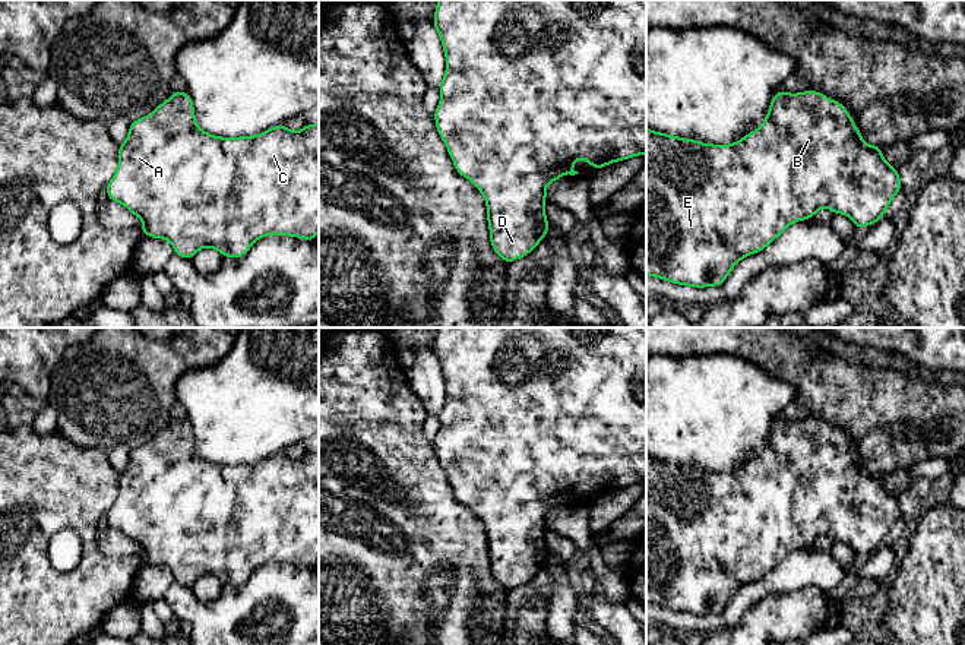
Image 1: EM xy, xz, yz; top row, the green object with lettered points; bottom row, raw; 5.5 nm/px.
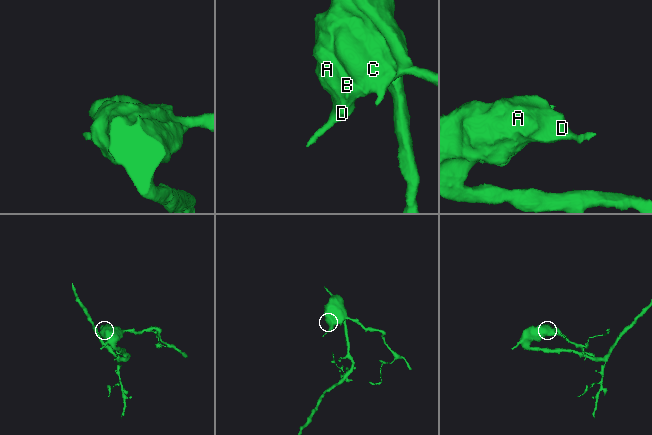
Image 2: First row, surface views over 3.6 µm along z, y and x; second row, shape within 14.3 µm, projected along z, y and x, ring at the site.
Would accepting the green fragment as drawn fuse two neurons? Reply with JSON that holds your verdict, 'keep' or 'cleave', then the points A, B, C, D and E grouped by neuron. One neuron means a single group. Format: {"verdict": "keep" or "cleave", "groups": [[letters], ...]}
{"verdict": "keep", "groups": [["A", "B", "C", "D", "E"]]}

